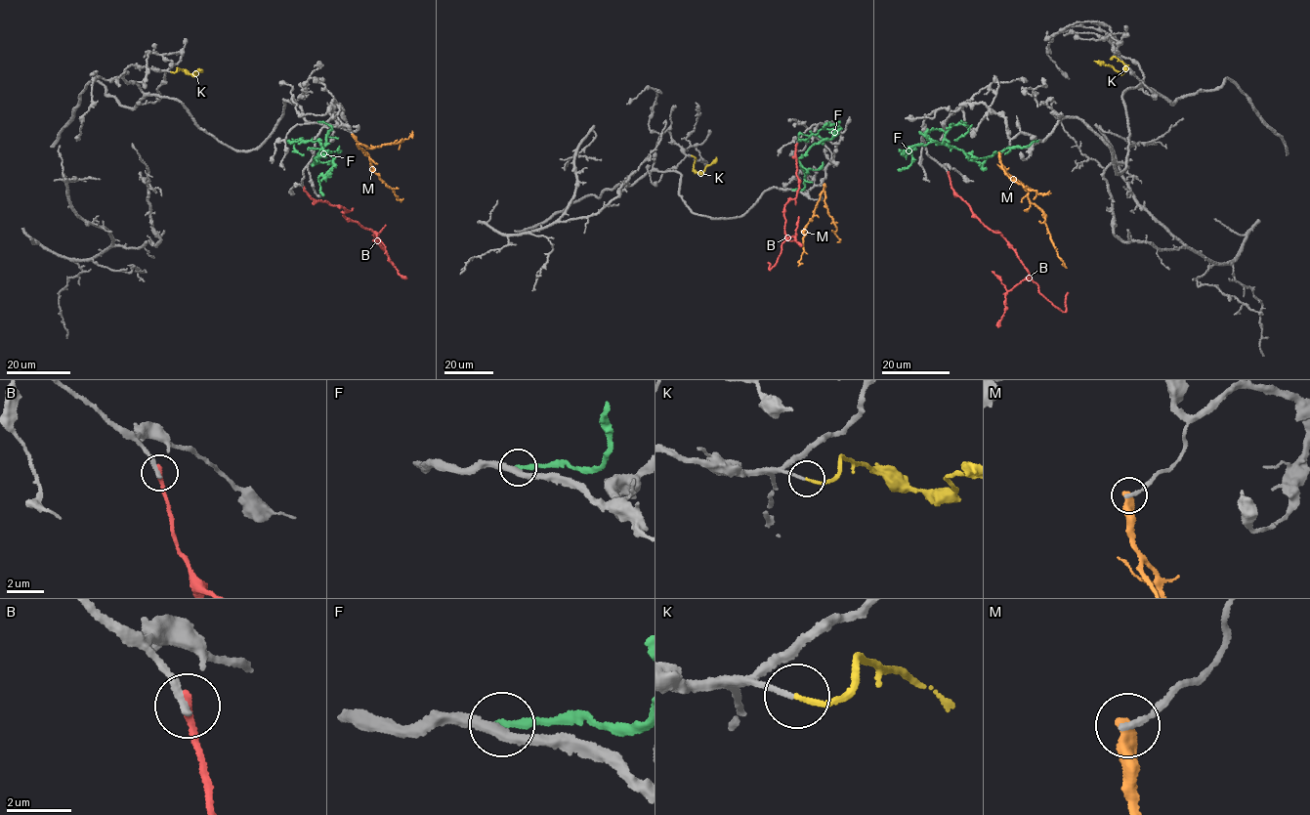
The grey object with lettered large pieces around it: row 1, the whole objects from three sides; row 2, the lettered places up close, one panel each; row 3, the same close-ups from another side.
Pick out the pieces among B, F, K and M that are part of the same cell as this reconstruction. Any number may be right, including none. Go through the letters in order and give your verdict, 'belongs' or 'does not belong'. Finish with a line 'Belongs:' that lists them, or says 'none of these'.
B: does not belong
F: does not belong
K: belongs
M: does not belong
Belongs: K

